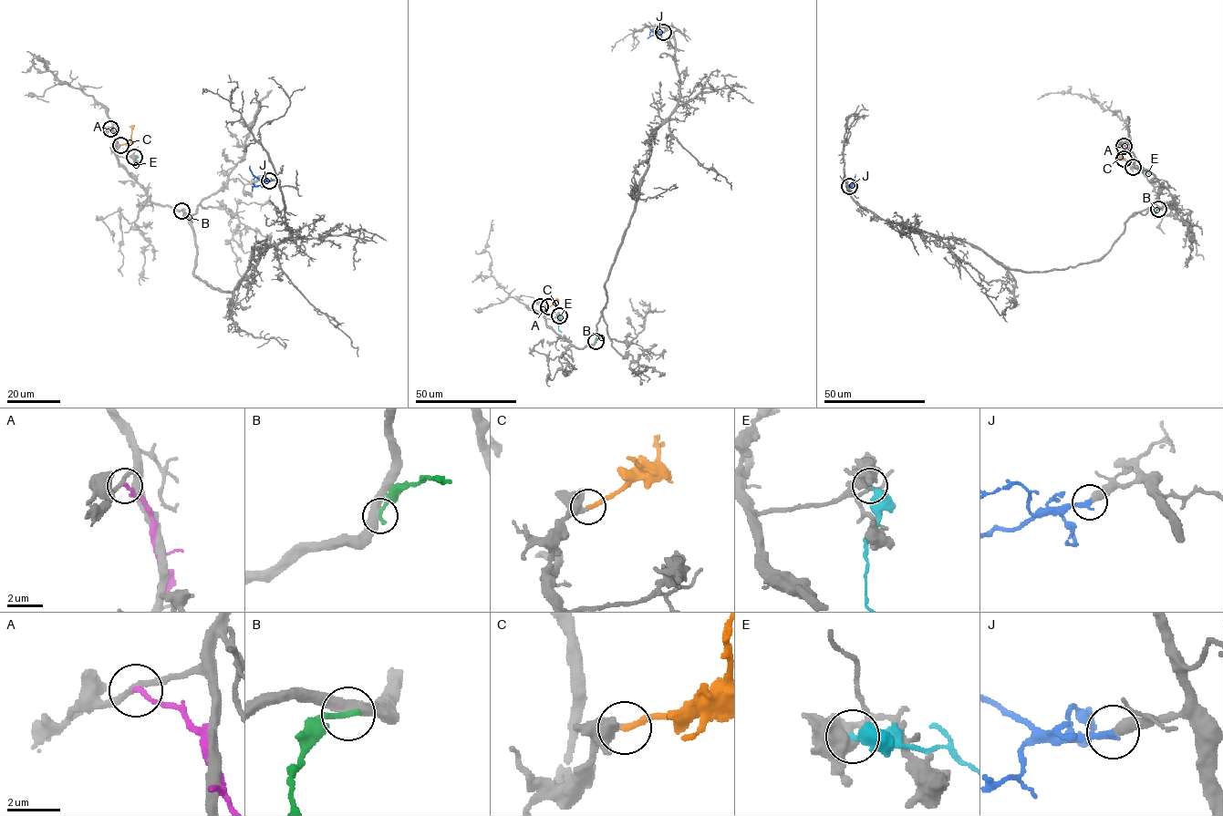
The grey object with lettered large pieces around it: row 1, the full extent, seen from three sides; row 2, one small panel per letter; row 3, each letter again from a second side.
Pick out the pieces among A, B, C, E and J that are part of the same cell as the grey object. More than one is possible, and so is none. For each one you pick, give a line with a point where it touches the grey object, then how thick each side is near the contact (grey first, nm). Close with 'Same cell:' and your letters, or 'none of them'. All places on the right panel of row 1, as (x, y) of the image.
C: meets grey at (1124, 159); 480 nm thick on the grey side, 240 nm on the other
J: meets grey at (849, 186); 420 nm thick on the grey side, 280 nm on the other
Same cell: C, J

